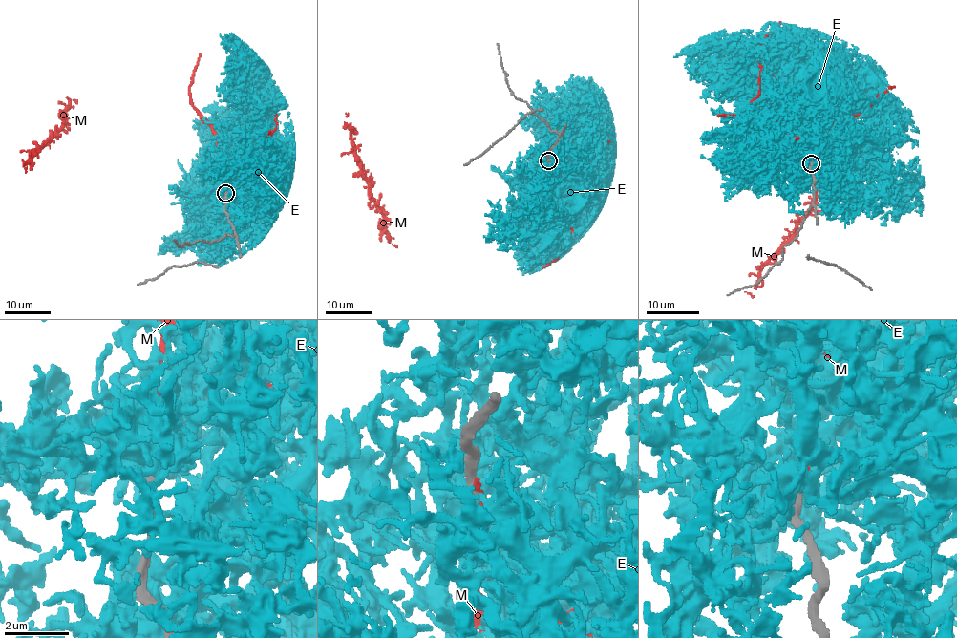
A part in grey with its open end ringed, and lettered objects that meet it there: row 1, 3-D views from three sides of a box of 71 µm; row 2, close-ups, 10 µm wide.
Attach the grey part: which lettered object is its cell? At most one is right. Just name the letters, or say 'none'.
M

